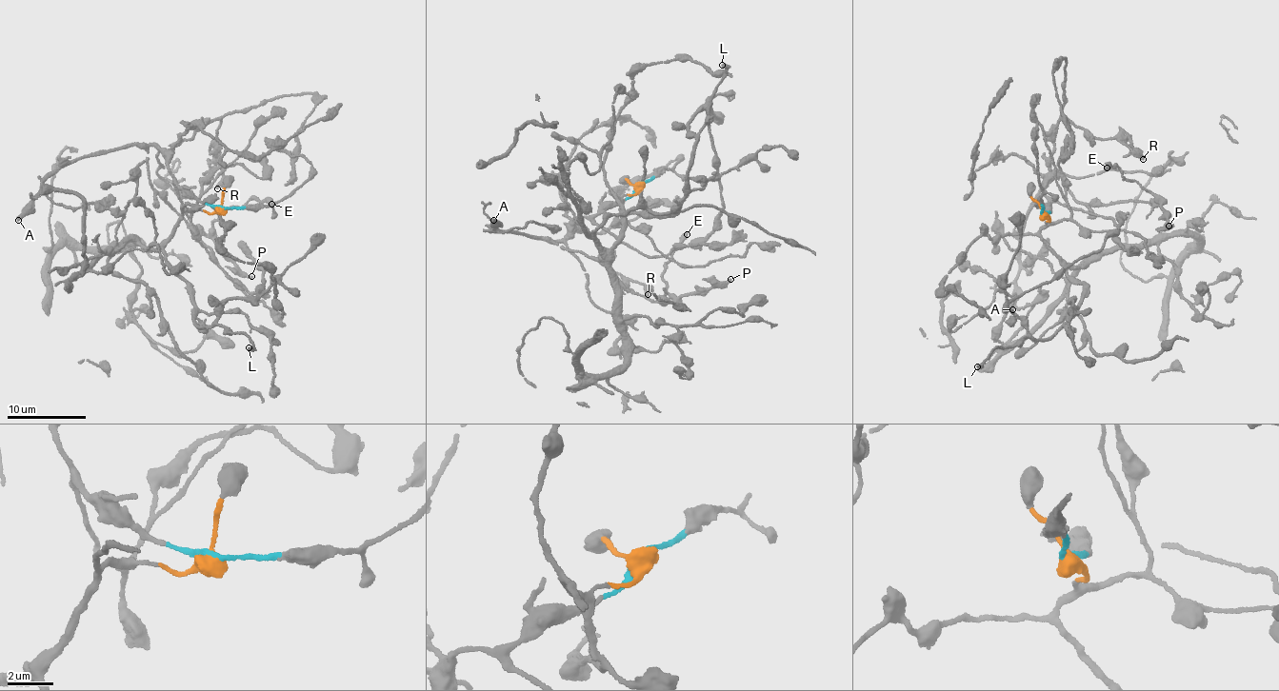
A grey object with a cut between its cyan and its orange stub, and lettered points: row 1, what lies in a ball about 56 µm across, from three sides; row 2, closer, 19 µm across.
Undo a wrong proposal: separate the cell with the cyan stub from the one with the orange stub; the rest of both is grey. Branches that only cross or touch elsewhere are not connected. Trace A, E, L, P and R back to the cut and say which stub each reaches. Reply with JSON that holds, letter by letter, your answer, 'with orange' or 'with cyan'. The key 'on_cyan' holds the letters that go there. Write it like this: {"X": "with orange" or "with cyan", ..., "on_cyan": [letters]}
{"A": "with cyan", "E": "with cyan", "L": "with orange", "P": "with cyan", "R": "with cyan", "on_cyan": ["A", "E", "P", "R"]}

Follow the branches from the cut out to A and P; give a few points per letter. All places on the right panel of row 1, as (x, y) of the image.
A: (1042, 212), (1048, 213), (1050, 203), (1044, 181), (1055, 170), (1044, 178), (1020, 229), (1012, 310)
P: (1042, 212), (1048, 213), (1050, 203), (1044, 181), (1055, 170), (1063, 187), (1080, 202), (1162, 202), (1168, 226)

